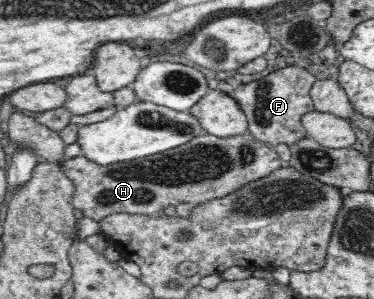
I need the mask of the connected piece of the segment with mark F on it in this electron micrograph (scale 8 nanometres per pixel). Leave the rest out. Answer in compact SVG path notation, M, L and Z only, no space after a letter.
M286 66L263 78L233 85L229 94L246 114L246 131L252 134L254 140L270 145L270 147L278 143L287 143L290 147L308 136L301 119L305 113L310 113L315 109L310 95L314 81L315 77L308 72L307 67Z

